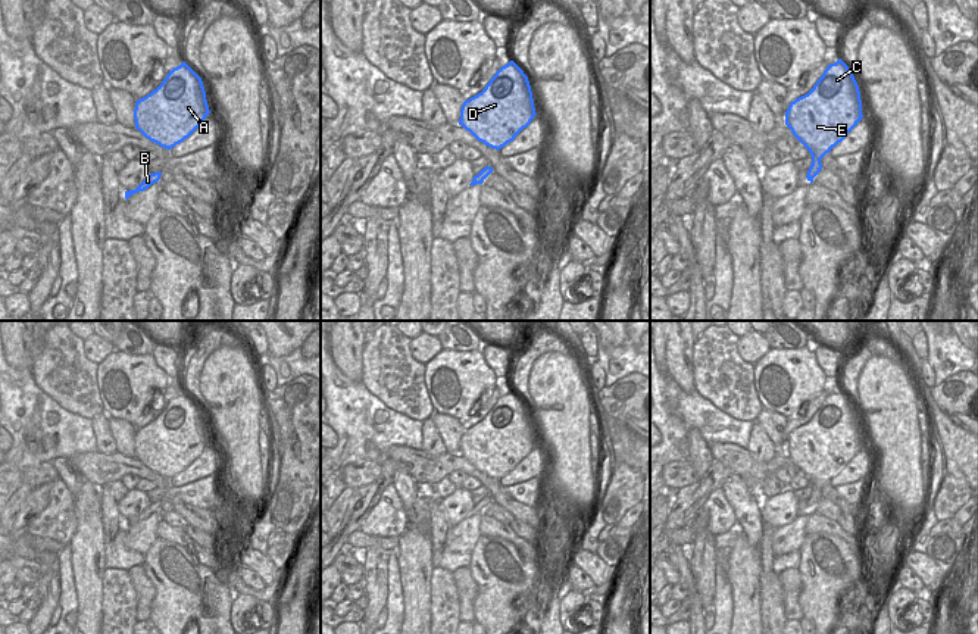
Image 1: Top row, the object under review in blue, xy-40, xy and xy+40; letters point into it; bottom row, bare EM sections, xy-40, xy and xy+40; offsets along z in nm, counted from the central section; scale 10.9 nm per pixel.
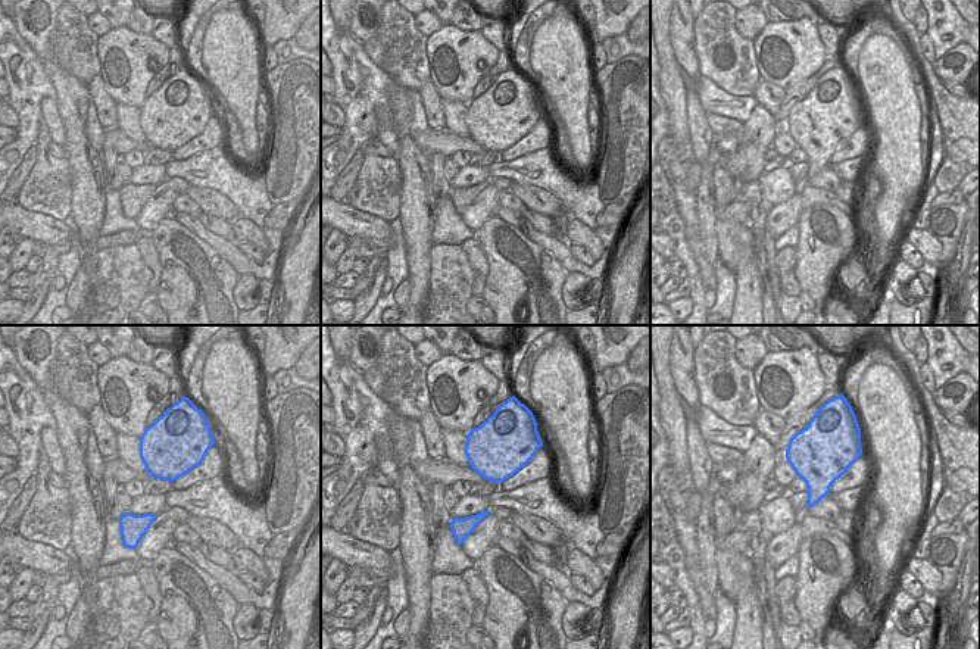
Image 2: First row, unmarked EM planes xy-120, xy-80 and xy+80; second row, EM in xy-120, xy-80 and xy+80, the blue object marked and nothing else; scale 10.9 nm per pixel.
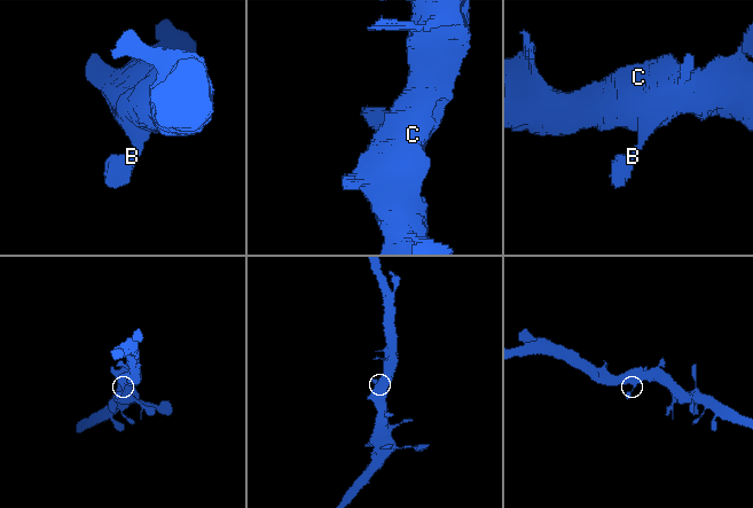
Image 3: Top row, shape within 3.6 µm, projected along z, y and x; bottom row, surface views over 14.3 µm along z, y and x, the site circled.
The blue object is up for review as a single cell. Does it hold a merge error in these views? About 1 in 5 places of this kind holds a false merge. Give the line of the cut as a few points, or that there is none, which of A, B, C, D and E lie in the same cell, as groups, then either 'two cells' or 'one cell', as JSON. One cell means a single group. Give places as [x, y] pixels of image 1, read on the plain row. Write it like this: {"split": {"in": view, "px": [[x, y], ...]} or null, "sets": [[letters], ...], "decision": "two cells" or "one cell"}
{"split": null, "sets": [["A", "B", "C", "D", "E"]], "decision": "one cell"}

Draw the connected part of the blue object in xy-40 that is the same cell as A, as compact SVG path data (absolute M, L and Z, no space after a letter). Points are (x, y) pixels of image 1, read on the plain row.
M182 391L156 419L137 430L134 450L146 468L171 480L188 468L209 443L201 407Z

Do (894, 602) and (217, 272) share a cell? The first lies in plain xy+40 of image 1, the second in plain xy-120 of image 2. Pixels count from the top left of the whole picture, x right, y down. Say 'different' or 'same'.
different

